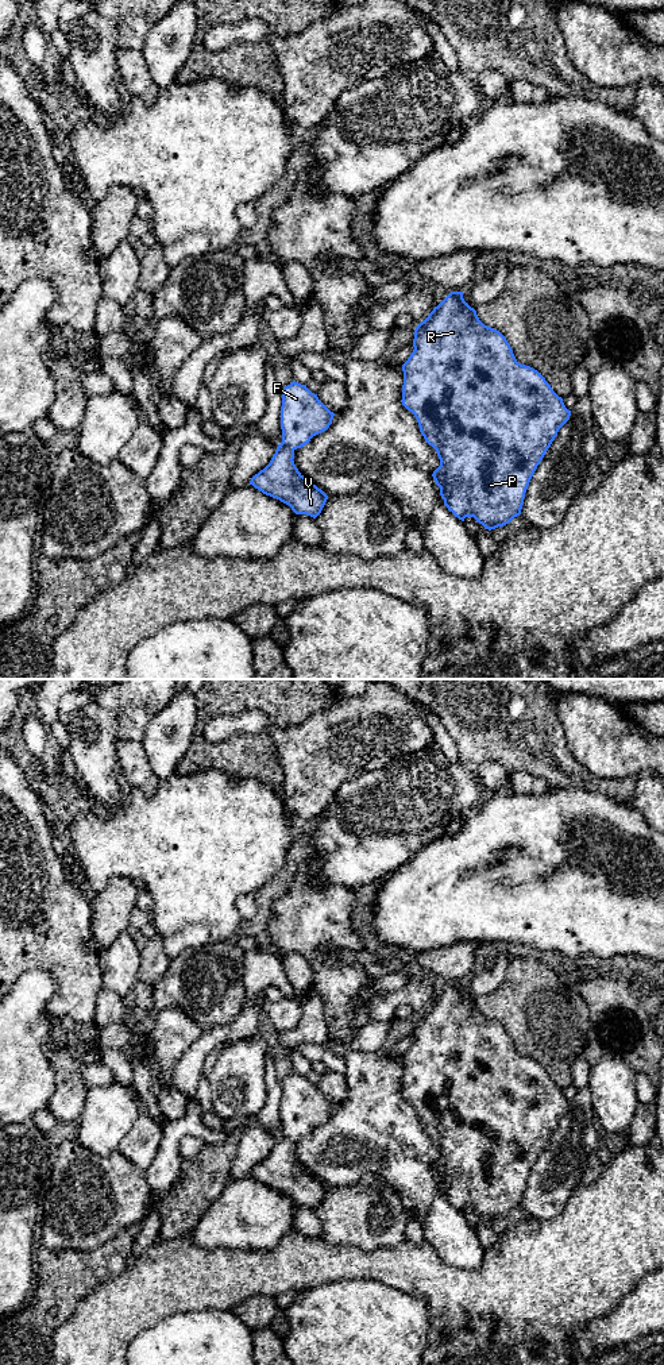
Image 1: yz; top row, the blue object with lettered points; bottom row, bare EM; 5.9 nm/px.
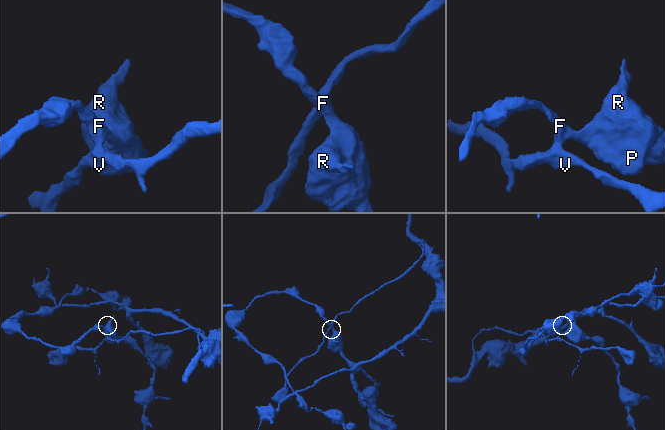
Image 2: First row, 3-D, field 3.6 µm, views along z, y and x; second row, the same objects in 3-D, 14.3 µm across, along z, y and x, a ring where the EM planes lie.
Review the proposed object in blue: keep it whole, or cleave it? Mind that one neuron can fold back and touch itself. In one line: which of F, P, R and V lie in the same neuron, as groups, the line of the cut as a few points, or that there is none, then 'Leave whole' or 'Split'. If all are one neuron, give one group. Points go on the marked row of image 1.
Groups: F P R / V. Split along yz (281, 443), (293, 450). Split

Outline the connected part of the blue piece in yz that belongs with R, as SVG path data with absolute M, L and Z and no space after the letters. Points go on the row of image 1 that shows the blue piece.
M451 292L433 308L428 317L416 327L413 347L413 352L402 365L404 385L401 402L414 414L425 441L437 452L440 466L433 471L432 477L440 487L440 496L444 500L444 505L459 520L464 521L466 517L474 517L489 531L509 524L514 517L521 514L529 482L545 452L557 436L559 429L570 420L571 410L565 408L563 398L553 392L551 385L537 370L517 362L506 338L499 331L485 325L479 320L476 311L464 301L463 292Z

